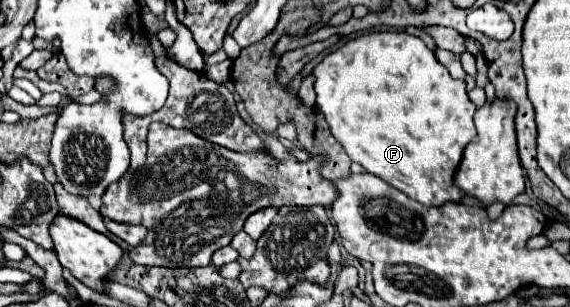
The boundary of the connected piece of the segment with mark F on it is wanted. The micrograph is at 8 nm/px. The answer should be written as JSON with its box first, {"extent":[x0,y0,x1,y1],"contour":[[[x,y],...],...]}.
{"extent":[311,32,475,206],"contour":[[[367,32],[361,34],[349,42],[345,42],[341,48],[337,48],[335,52],[327,54],[311,72],[315,76],[315,92],[317,92],[317,108],[325,114],[325,120],[331,128],[331,134],[337,138],[337,142],[345,148],[347,156],[361,164],[367,172],[379,176],[381,180],[389,182],[391,186],[395,186],[397,190],[405,192],[407,196],[411,196],[413,200],[425,204],[425,206],[441,206],[445,202],[459,202],[463,192],[459,188],[455,188],[451,184],[453,174],[461,162],[463,156],[463,148],[467,146],[467,142],[471,142],[475,138],[475,126],[473,126],[473,114],[475,114],[475,104],[469,100],[467,90],[465,90],[465,82],[463,80],[455,80],[449,76],[449,72],[443,68],[443,64],[439,64],[439,60],[435,58],[435,54],[425,46],[425,42],[417,36],[409,36],[407,32]]]}

